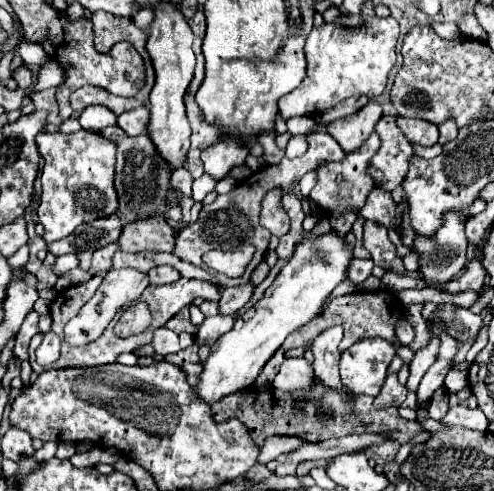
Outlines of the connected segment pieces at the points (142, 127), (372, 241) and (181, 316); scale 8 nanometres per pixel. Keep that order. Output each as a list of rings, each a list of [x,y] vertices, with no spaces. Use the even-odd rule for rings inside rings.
[[[148,106],[134,108],[134,110],[124,112],[124,114],[118,116],[118,126],[120,126],[128,136],[146,134],[148,122],[150,122],[150,110],[148,110]]]
[[[370,220],[364,224],[364,246],[372,254],[376,266],[394,272],[398,276],[406,274],[402,258],[396,254],[396,246],[390,242],[388,230],[382,224]]]
[[[182,310],[182,312],[178,312],[176,316],[172,316],[172,318],[166,322],[166,328],[168,328],[168,330],[174,330],[176,334],[182,334],[182,332],[188,332],[188,334],[192,334],[192,336],[198,334],[198,326],[194,326],[194,324],[190,322],[188,310]]]

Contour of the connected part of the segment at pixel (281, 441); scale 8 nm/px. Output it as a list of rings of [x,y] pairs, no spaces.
[[[270,436],[270,438],[266,438],[264,446],[260,448],[258,462],[266,464],[270,460],[276,460],[280,454],[300,448],[300,444],[302,444],[302,440],[294,438],[294,436]]]

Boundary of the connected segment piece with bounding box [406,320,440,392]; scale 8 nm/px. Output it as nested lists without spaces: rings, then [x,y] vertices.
[[[429,320],[428,328],[431,335],[429,344],[421,350],[418,350],[418,352],[414,354],[414,358],[412,358],[412,362],[410,362],[410,378],[408,378],[408,384],[406,384],[406,388],[408,388],[408,390],[414,390],[414,392],[416,392],[418,384],[420,384],[420,380],[422,380],[424,372],[426,372],[426,370],[430,368],[430,364],[436,360],[436,355],[440,345],[440,339],[433,332]]]

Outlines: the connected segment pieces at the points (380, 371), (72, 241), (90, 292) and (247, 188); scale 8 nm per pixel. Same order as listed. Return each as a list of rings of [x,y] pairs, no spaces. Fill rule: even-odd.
[[[370,338],[352,344],[348,350],[342,352],[340,358],[342,384],[356,396],[376,396],[384,384],[386,368],[392,362],[394,354],[396,348],[382,338]]]
[[[112,214],[112,216],[98,218],[78,226],[70,236],[50,244],[48,250],[56,256],[62,256],[68,252],[86,252],[86,250],[94,252],[98,248],[104,248],[116,242],[120,234],[122,234],[122,220],[116,214]]]
[[[95,275],[90,282],[70,286],[66,294],[62,294],[58,300],[54,300],[50,306],[50,315],[52,317],[51,331],[64,338],[64,326],[76,316],[80,308],[95,294],[98,286],[102,282],[102,277]]]
[[[316,130],[316,132],[310,132],[306,136],[306,142],[308,142],[308,150],[306,154],[294,158],[294,160],[288,160],[284,158],[280,164],[274,164],[274,166],[264,166],[262,170],[254,172],[248,180],[244,180],[242,184],[238,184],[232,192],[228,194],[222,194],[218,196],[212,204],[204,206],[196,218],[196,222],[192,222],[192,226],[184,228],[182,232],[176,234],[176,246],[174,246],[174,254],[180,258],[180,260],[186,260],[202,270],[208,272],[208,266],[202,262],[202,254],[214,250],[214,248],[220,248],[220,250],[232,250],[236,246],[244,246],[244,244],[252,244],[256,248],[254,256],[252,256],[252,262],[246,266],[244,274],[240,278],[228,278],[224,274],[218,274],[218,272],[208,272],[210,276],[214,276],[222,286],[236,286],[236,284],[244,284],[250,280],[250,272],[260,264],[260,260],[264,258],[264,252],[268,250],[268,240],[270,240],[270,232],[260,226],[260,208],[262,208],[262,198],[274,190],[274,188],[282,188],[282,192],[290,192],[290,186],[292,186],[292,192],[300,196],[300,178],[310,172],[310,170],[316,170],[322,162],[340,162],[344,158],[344,152],[340,148],[340,144],[324,130]]]

